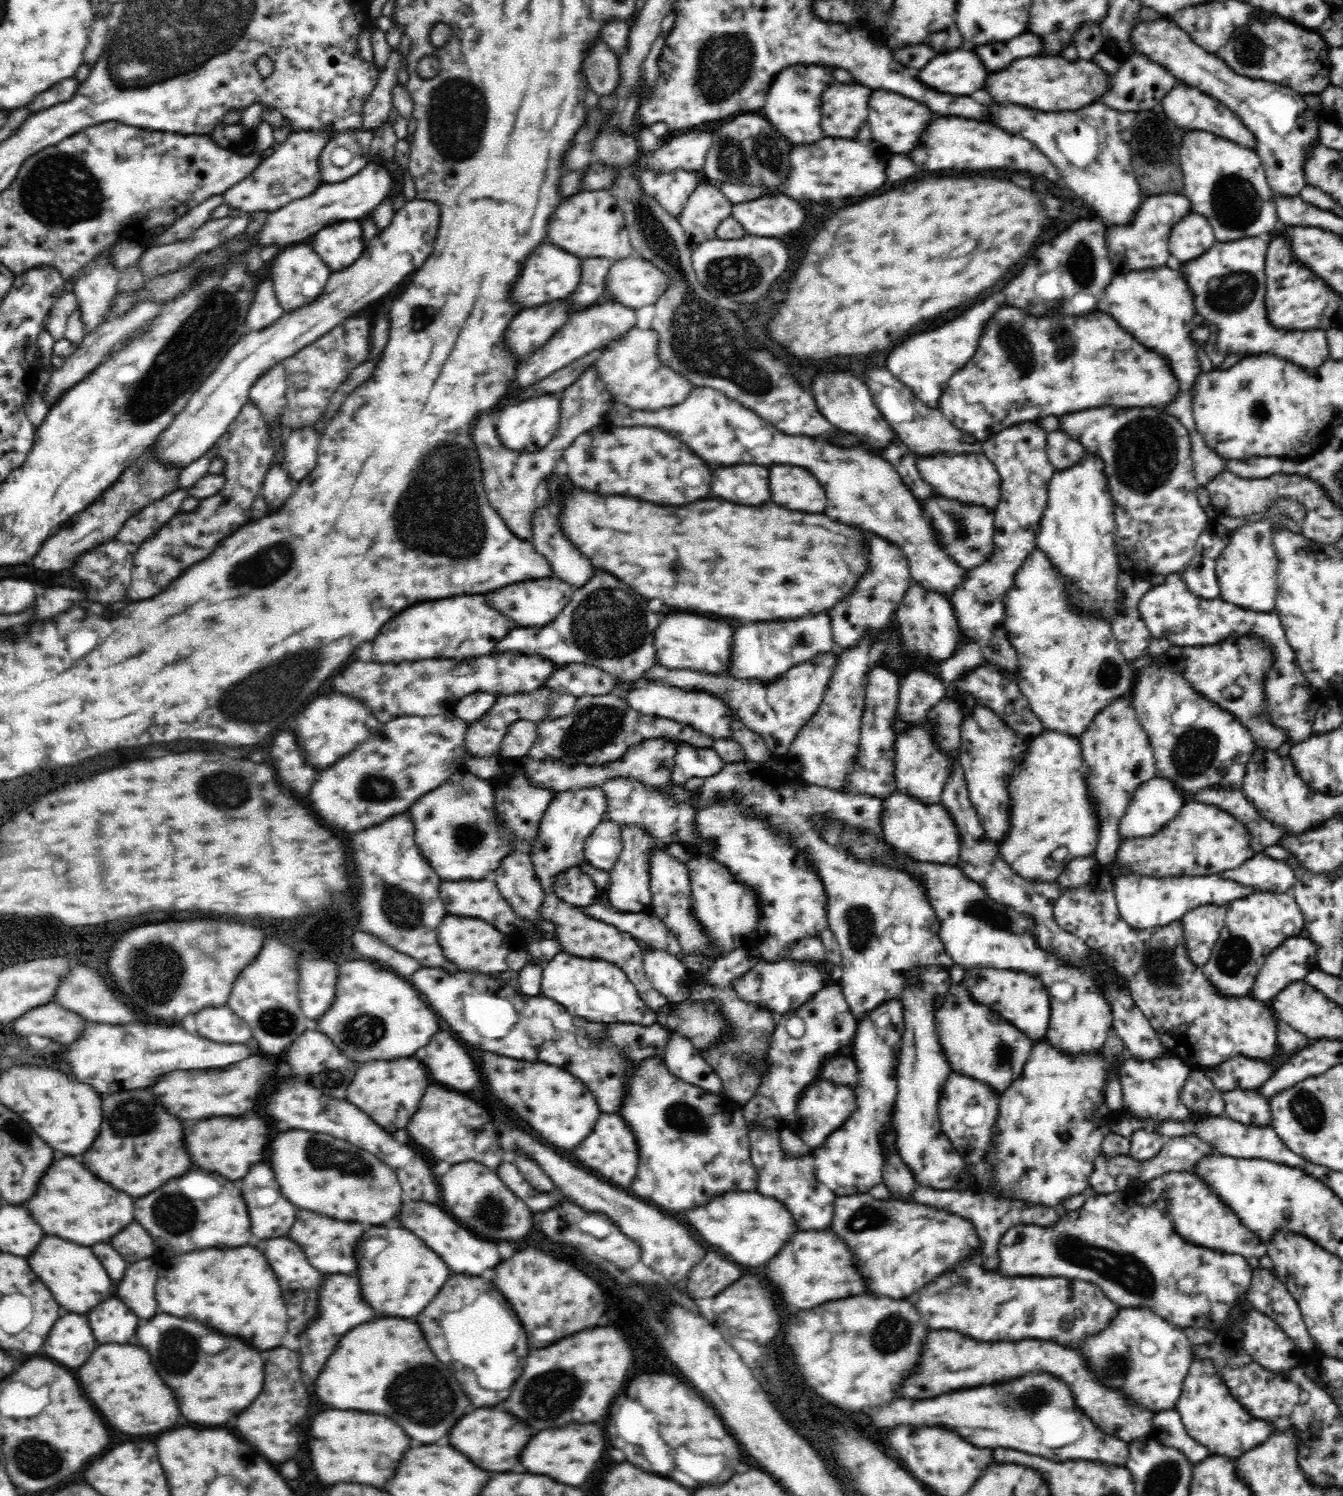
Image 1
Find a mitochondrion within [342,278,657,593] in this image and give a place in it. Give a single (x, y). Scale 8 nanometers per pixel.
(437, 514)

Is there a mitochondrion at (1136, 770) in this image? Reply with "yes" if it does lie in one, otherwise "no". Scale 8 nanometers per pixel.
no

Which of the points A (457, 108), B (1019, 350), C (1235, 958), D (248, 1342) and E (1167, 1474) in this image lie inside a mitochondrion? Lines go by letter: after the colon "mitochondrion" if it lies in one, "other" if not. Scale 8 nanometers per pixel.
A: mitochondrion
B: mitochondrion
C: mitochondrion
D: other
E: mitochondrion

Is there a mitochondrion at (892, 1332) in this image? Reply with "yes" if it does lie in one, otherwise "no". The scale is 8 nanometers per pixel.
yes

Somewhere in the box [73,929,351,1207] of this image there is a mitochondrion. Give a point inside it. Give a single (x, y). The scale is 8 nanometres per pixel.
(134, 1117)

